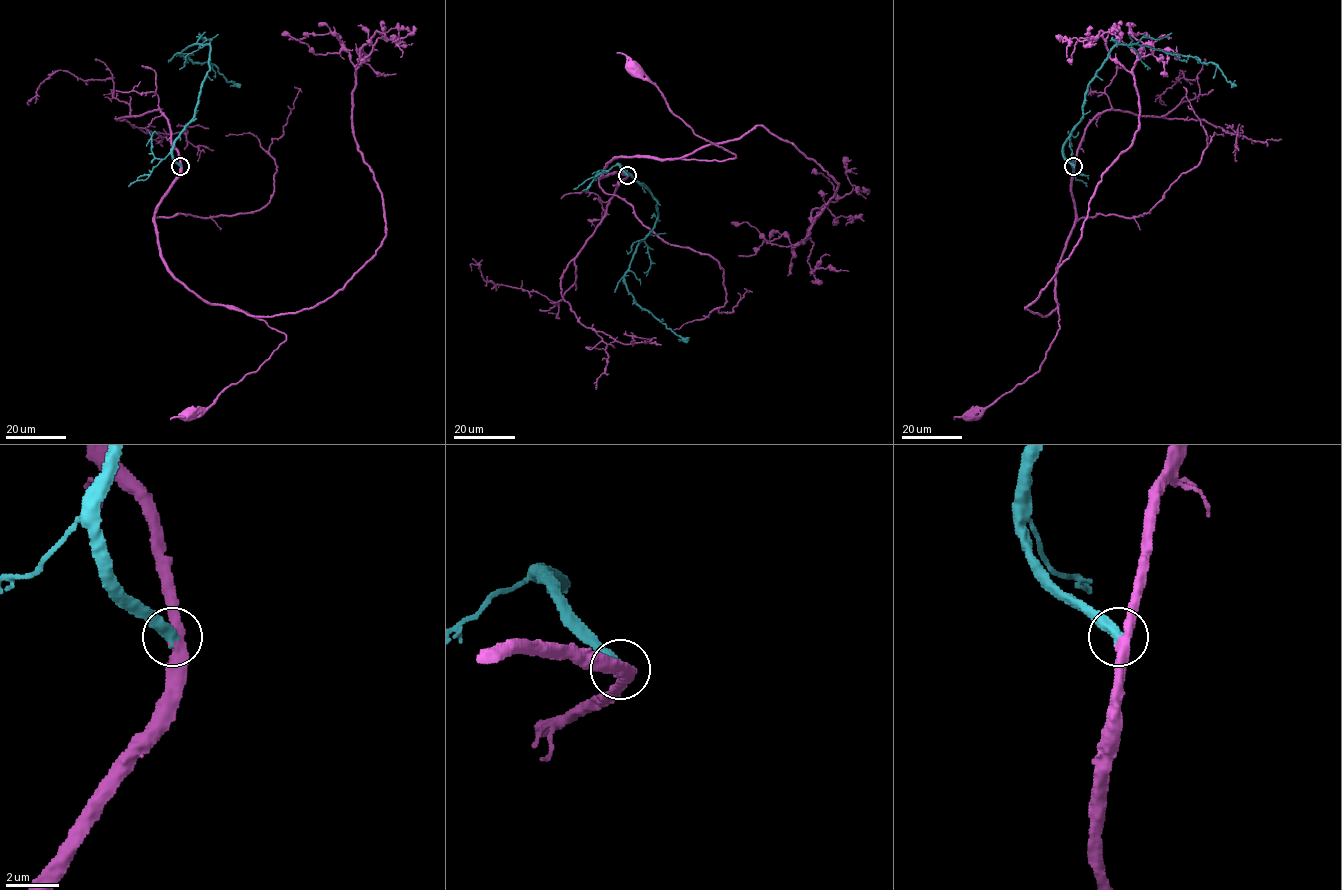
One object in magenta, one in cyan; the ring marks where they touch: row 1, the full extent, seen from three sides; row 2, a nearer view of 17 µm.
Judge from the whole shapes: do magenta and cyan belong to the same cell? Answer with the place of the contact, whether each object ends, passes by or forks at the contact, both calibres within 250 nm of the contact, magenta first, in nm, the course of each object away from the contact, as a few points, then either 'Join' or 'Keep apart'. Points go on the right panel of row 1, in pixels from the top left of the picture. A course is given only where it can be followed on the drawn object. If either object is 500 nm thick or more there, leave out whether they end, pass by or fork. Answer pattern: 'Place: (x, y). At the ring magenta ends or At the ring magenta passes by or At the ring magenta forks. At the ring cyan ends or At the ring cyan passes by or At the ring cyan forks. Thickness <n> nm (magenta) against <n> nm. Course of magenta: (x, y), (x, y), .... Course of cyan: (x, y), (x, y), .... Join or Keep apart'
Place: (1073, 166). At the ring magenta passes by. At the ring cyan ends. Thickness 400 nm (magenta) against 460 nm. Course of magenta: (1073, 165), (1075, 225), (1056, 279), (1059, 327), (1055, 339), (1038, 371), (987, 406), (970, 408), (969, 414). Course of cyan: (1073, 165), (1063, 156), (1065, 141), (1083, 118), (1088, 84), (1119, 44), (1138, 44), (1214, 63), (1231, 86). Join

